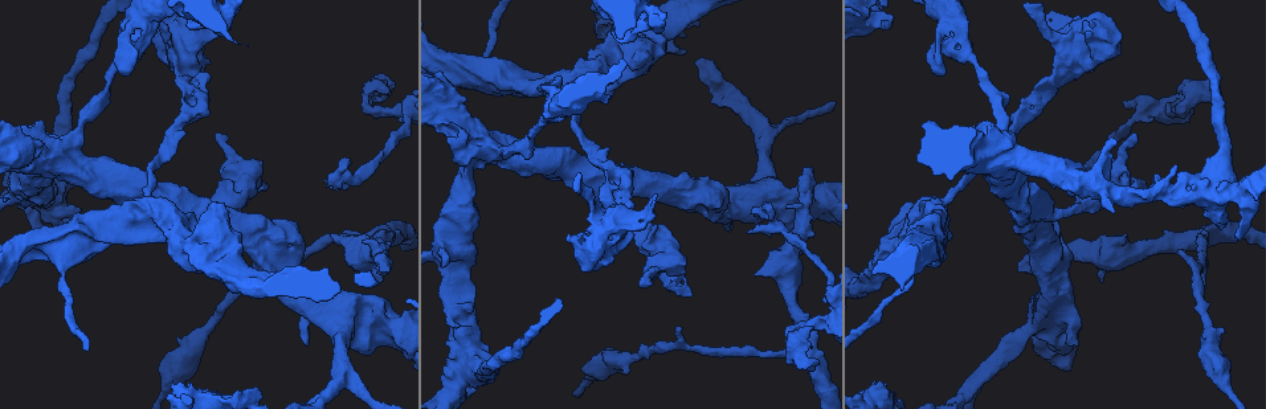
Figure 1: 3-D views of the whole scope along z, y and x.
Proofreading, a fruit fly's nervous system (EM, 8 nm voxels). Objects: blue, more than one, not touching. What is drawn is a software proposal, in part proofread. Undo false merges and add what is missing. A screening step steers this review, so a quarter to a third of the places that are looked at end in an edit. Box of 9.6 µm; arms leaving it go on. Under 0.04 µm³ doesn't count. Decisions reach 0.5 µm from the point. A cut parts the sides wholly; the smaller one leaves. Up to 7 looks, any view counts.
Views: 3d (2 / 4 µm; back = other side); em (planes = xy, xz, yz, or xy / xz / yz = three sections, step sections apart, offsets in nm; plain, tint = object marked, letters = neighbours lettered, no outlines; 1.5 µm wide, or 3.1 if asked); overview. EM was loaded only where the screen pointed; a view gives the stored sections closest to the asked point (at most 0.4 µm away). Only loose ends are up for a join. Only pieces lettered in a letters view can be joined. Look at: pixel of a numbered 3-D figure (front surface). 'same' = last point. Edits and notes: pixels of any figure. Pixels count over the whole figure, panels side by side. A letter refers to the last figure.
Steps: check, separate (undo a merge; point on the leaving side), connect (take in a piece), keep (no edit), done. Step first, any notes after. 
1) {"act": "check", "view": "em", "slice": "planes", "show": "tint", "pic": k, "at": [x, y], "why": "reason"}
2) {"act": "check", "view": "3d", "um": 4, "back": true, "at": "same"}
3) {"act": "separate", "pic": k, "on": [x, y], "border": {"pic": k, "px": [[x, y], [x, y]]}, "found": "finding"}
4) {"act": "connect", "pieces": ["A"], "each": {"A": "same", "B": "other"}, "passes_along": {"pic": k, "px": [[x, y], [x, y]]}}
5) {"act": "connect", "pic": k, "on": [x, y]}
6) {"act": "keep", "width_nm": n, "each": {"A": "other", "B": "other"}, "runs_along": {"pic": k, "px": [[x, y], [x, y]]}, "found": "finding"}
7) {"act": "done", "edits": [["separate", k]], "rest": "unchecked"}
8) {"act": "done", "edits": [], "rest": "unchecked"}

{"act": "check", "view": "3d", "um": 4, "back": true, "pic": 1, "at": [1144, 184], "why": "free end"}

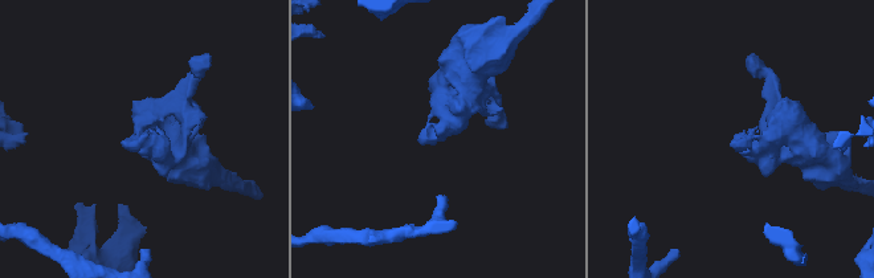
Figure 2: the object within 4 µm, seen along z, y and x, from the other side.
{"act": "check", "view": "em", "slice": "planes", "show": "letters", "pic": 2, "at": [121, 143]}

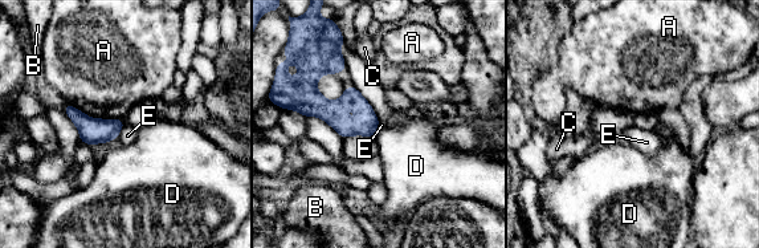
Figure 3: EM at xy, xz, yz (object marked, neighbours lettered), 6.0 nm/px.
{"act": "keep", "each": {"A": "other", "B": "other", "C": "other", "D": "other", "E": "other"}, "border": {"pic": 3, "px": [[125, 125], [117, 138]]}, "found": "none of them fits"}

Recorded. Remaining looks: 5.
{"act": "check", "view": "em", "slice": "yz", "step": 8, "show": "tint", "pic": 1, "at": [377, 101], "why": "an open end"}

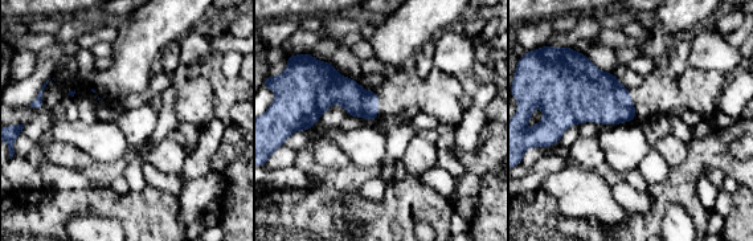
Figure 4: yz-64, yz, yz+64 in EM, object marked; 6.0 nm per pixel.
{"act": "check", "view": "em", "slice": "planes", "show": "letters", "at": "same"}

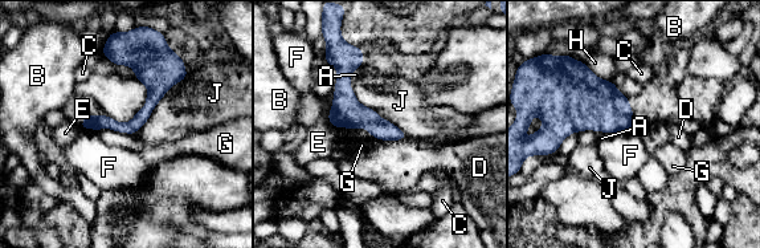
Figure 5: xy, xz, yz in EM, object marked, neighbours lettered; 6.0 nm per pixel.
{"act": "keep", "each": {"A": "other", "B": "other", "C": "other", "D": "other", "E": "other", "F": "other", "G": "other", "H": "other", "J": "other"}, "runs_along": {"pic": 5, "px": [[352, 53], [344, 97], [401, 135]]}, "found": "none of them fits"}

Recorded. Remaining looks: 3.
{"act": "check", "view": "3d", "um": 4, "pic": 1, "at": [884, 24], "why": "branch stops here"}

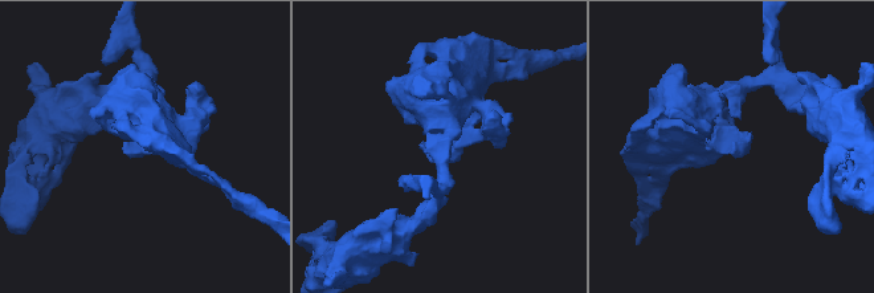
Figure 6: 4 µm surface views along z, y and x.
{"act": "check", "view": "em", "slice": "yz", "step": 8, "show": "letters", "pic": 6, "at": [733, 142]}

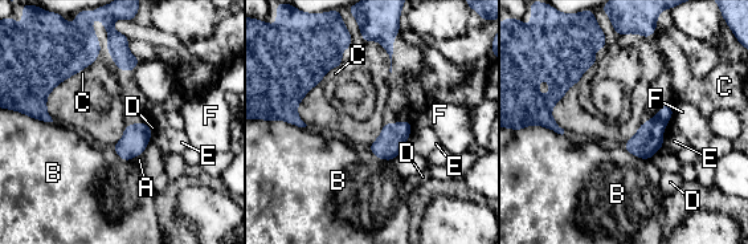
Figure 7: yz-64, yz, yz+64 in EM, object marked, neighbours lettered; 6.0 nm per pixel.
{"act": "check", "view": "em", "slice": "planes", "show": "letters", "at": "same", "why": "cut it another way"}

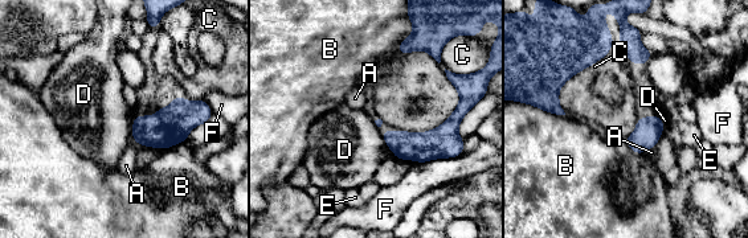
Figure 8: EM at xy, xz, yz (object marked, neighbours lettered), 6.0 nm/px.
{"act": "keep", "each": {"A": "other", "B": "other", "C": "other", "D": "other", "E": "other", "F": "other"}, "border": {"pic": 8, "px": [[131, 119], [133, 132]]}, "found": "none of them fits"}

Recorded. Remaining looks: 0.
{"act": "done", "edits": [], "rest": "unchecked"}

